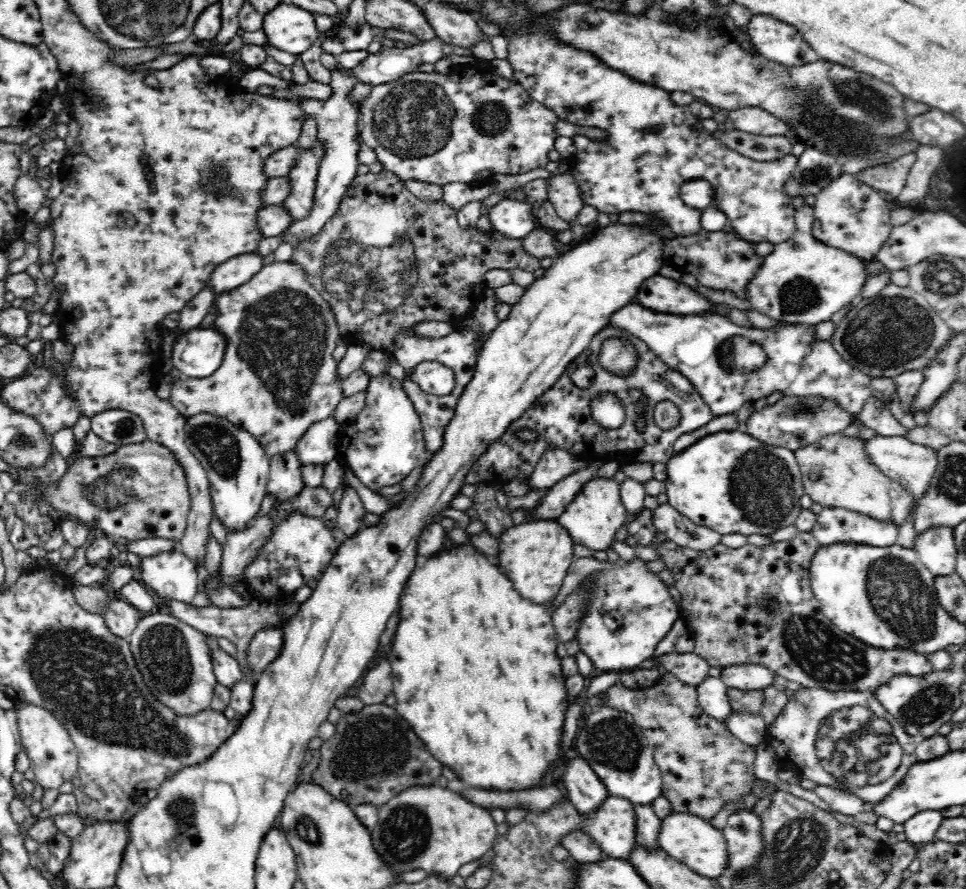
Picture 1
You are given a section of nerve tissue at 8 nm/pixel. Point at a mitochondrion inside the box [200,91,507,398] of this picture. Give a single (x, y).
(364, 264)

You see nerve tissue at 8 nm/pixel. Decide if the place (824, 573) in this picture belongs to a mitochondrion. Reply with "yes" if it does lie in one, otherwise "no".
no

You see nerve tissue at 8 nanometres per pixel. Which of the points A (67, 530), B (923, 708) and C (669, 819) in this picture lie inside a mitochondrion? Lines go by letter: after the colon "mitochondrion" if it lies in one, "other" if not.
A: other
B: mitochondrion
C: other

